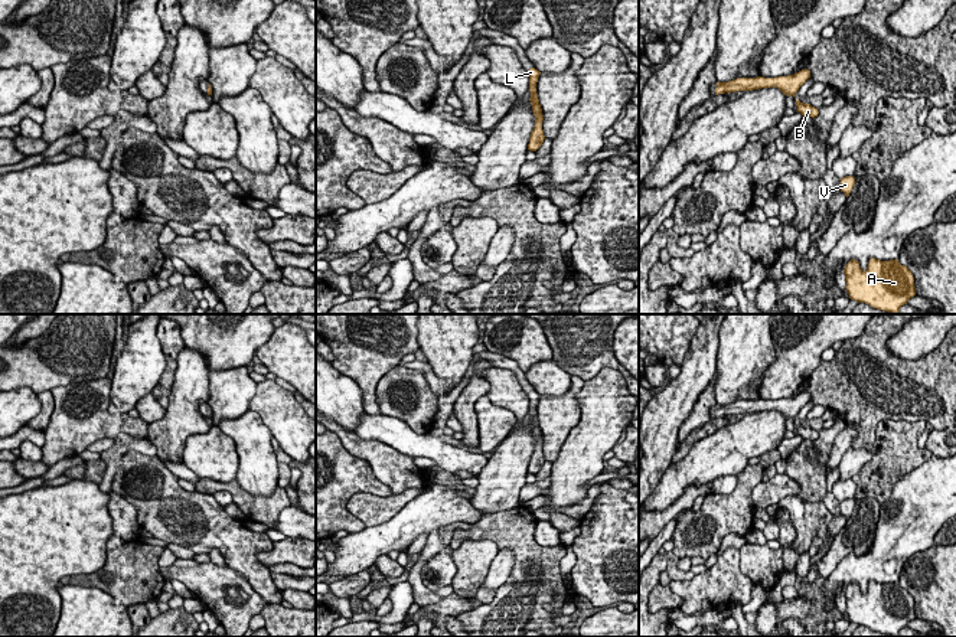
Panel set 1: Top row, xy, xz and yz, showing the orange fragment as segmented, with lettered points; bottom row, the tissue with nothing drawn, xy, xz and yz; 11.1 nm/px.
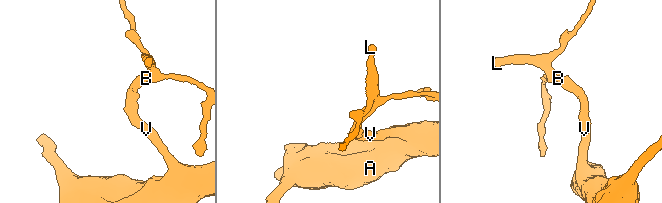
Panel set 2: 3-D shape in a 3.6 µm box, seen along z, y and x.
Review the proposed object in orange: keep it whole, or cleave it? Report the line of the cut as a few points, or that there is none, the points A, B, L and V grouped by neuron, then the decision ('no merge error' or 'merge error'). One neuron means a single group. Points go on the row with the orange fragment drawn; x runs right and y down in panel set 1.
cut none; groups A B L V; no merge error

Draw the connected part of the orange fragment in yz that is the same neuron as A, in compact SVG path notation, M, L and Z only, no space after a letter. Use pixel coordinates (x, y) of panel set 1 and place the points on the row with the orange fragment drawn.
M871 258L865 271L857 259L851 259L844 274L851 300L891 314L897 314L916 295L914 277L898 259Z

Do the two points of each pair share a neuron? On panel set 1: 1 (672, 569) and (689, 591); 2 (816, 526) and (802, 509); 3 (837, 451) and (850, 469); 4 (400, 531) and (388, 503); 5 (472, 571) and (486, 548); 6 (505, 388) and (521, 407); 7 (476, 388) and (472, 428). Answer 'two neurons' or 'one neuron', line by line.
1: two neurons
2: one neuron
3: two neurons
4: two neurons
5: one neuron
6: one neuron
7: one neuron

